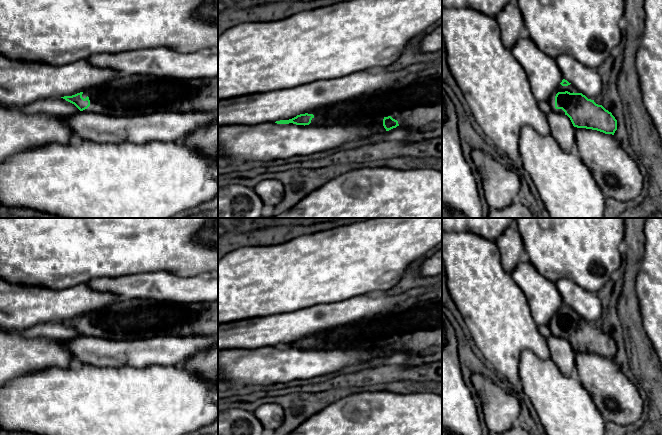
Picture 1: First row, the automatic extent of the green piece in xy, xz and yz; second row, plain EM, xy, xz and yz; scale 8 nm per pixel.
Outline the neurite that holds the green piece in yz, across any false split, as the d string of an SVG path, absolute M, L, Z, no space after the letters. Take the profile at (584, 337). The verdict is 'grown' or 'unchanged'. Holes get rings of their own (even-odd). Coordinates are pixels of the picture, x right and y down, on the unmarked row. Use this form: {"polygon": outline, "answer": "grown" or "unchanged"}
{"polygon": "M563 303L549 324L553 336L567 339L574 352L597 354L614 359L617 344L611 336L588 323L576 311Z", "answer": "grown"}

